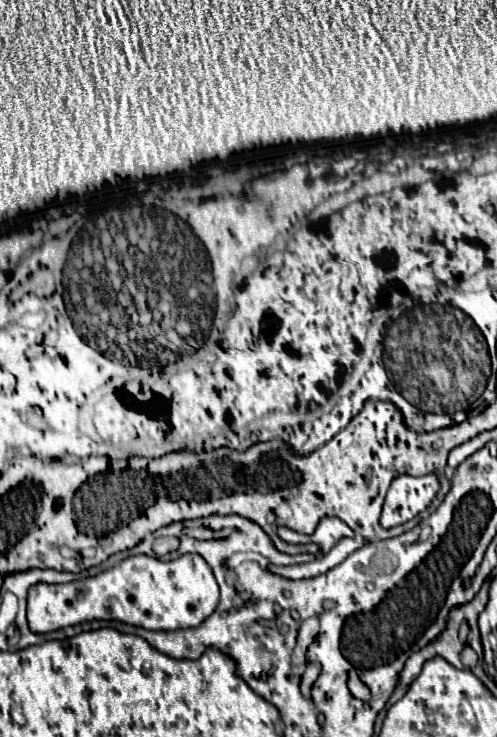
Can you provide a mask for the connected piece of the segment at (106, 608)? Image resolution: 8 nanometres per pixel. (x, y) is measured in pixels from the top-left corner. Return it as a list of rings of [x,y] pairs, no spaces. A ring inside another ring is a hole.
[[[135,555],[123,559],[119,565],[97,573],[95,577],[87,577],[73,583],[63,585],[45,585],[37,583],[29,589],[29,601],[27,601],[27,621],[29,629],[33,633],[51,633],[63,627],[73,627],[85,621],[121,621],[143,629],[185,629],[185,627],[197,627],[201,625],[217,607],[219,603],[219,585],[213,577],[211,567],[205,563],[201,555],[181,555],[175,561],[159,561],[149,555]]]

